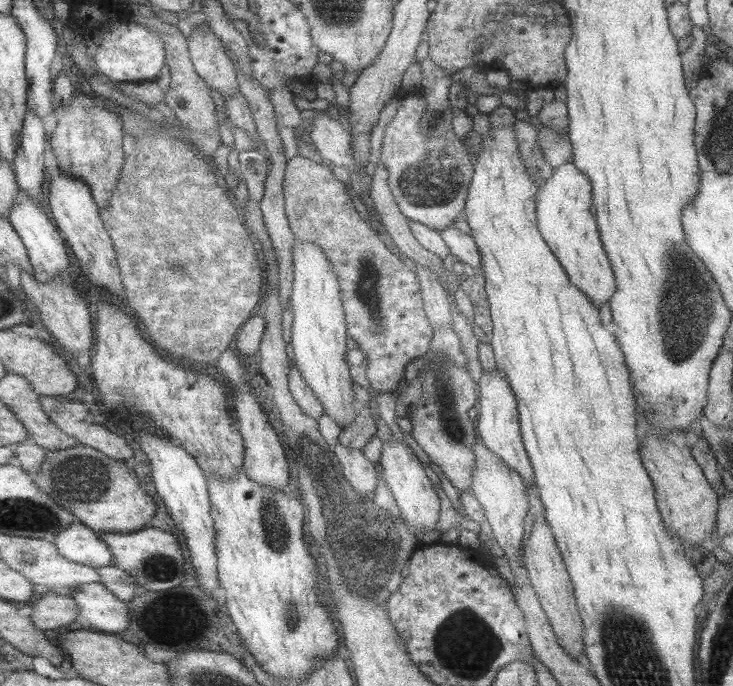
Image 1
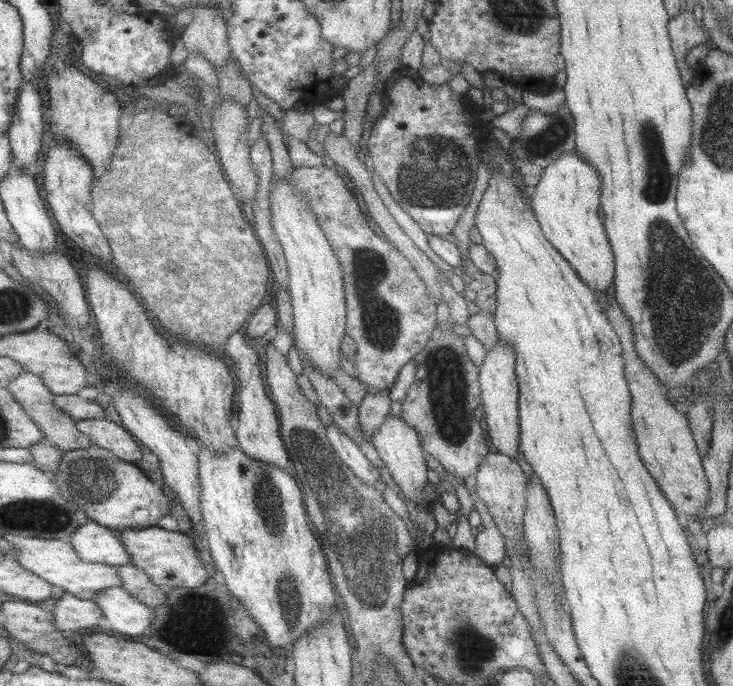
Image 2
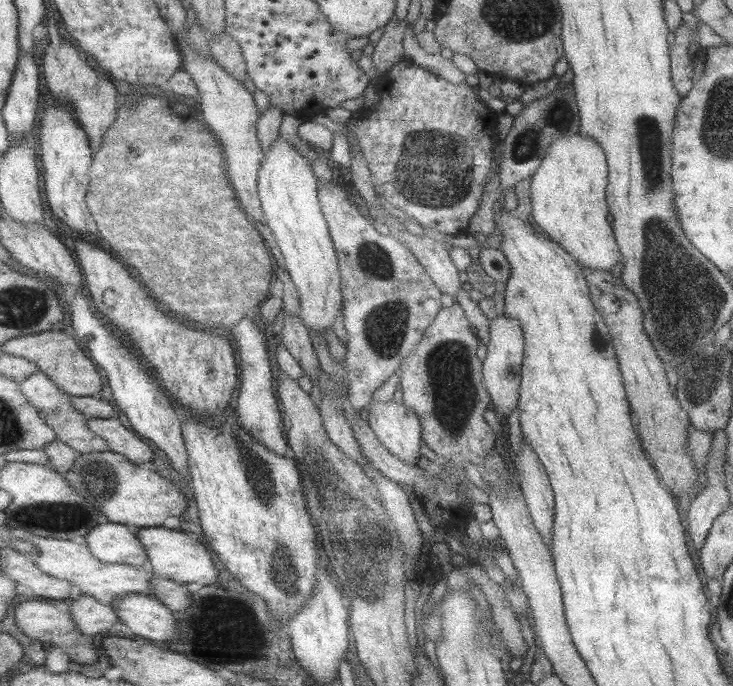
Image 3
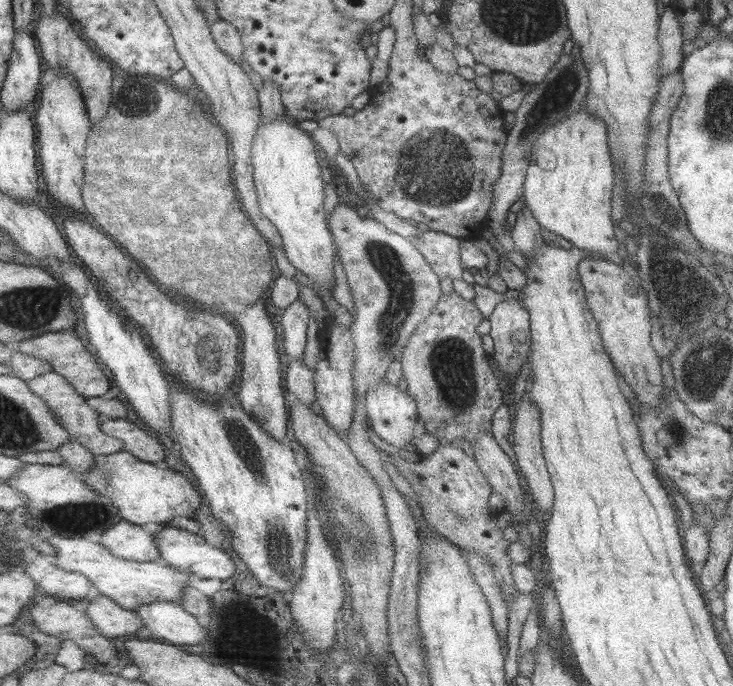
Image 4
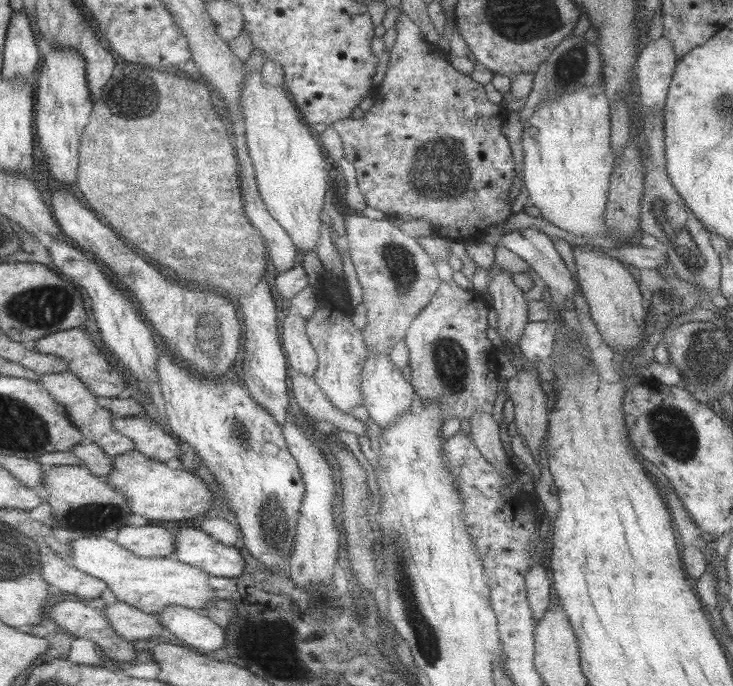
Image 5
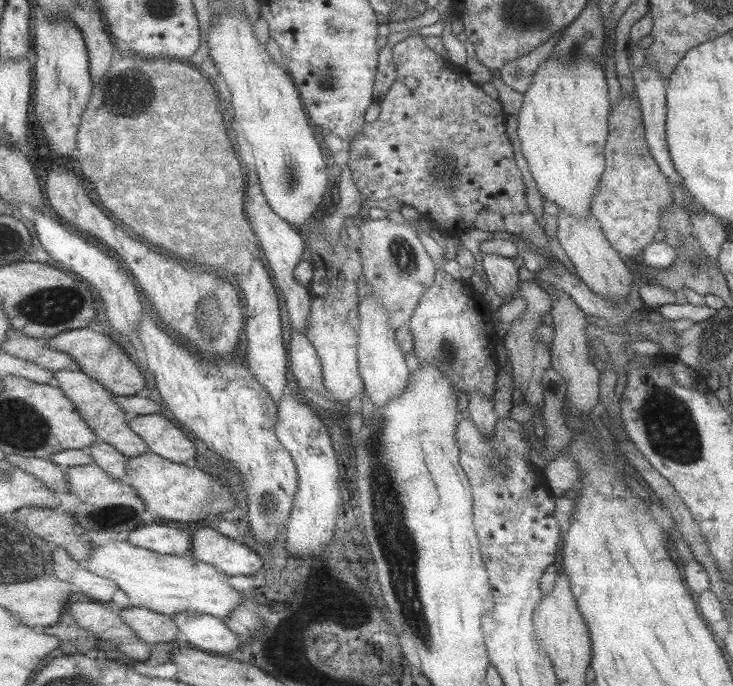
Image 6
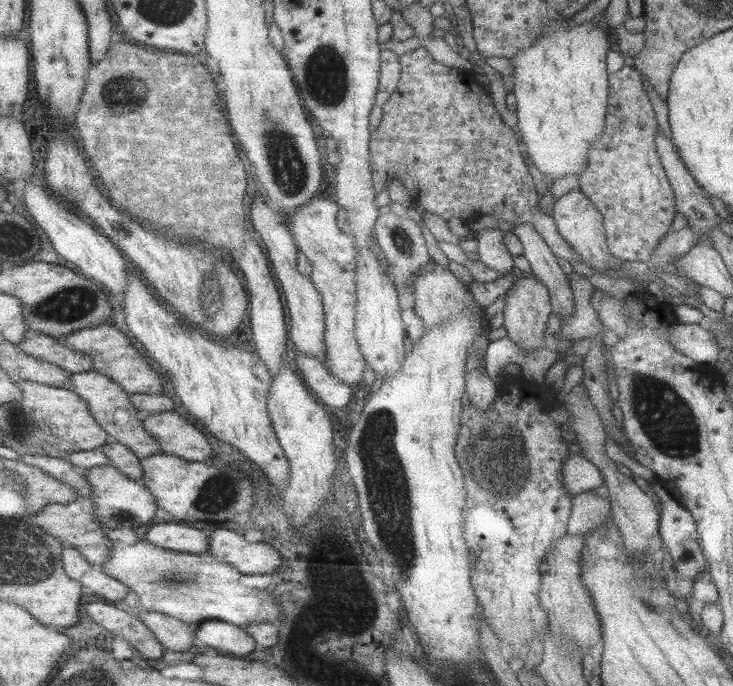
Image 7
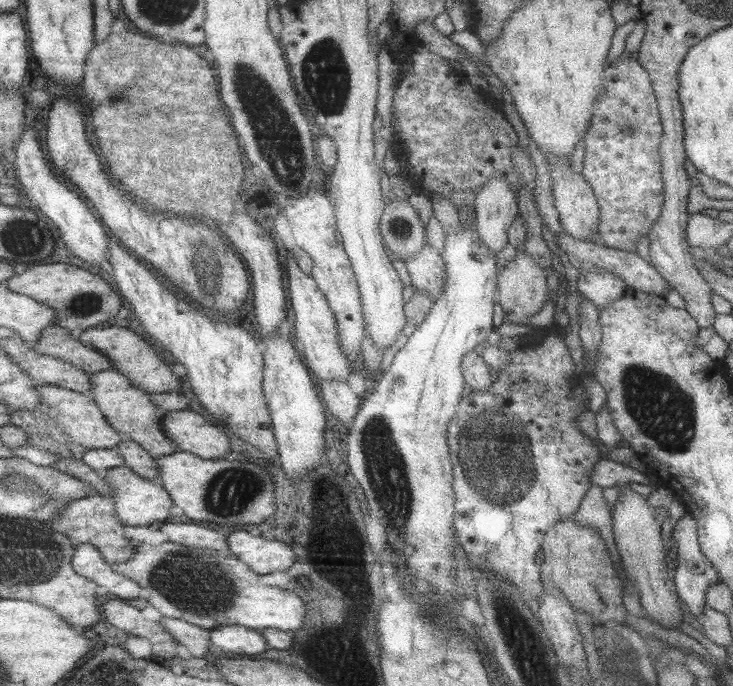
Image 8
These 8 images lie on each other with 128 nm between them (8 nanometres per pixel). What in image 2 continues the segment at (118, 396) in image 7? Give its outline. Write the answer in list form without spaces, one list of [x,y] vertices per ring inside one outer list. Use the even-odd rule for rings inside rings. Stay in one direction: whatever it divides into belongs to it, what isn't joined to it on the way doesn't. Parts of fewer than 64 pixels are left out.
[[[26,372],[8,385],[8,389],[26,407],[26,411],[31,414],[33,420],[36,420],[37,424],[44,430],[46,438],[52,442],[52,445],[63,448],[65,451],[80,450],[95,445],[94,439],[79,428],[79,422],[71,414],[67,414],[62,407],[58,407],[58,403],[56,403],[57,394],[48,387],[44,377],[34,372]]]

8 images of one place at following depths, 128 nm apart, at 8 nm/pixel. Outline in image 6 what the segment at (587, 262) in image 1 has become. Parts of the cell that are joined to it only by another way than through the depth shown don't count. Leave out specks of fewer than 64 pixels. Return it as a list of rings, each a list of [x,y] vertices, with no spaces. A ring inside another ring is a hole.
[[[548,57],[534,71],[531,84],[524,93],[522,109],[517,115],[517,134],[522,152],[542,199],[555,202],[576,219],[588,219],[592,213],[592,197],[606,167],[604,149],[610,130],[610,111],[608,84],[601,62],[584,59],[582,63],[564,65],[558,57]]]

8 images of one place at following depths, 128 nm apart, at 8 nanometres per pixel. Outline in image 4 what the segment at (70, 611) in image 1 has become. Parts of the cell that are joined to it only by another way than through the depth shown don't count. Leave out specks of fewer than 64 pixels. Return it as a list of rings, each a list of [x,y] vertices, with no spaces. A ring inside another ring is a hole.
[[[106,595],[83,604],[86,613],[94,619],[96,627],[109,637],[137,634],[146,628],[144,619],[136,609],[124,608],[118,601]]]

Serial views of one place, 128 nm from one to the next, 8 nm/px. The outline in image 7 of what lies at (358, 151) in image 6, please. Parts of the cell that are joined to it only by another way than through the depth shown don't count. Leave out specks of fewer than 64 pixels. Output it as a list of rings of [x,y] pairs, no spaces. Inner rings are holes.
[[[425,47],[402,55],[401,61],[402,83],[390,102],[382,107],[384,117],[372,134],[372,169],[376,191],[389,192],[392,180],[401,179],[414,201],[426,212],[439,214],[444,220],[456,216],[470,225],[481,216],[488,215],[496,220],[515,222],[516,225],[530,223],[557,257],[584,264],[576,249],[558,232],[554,217],[538,208],[539,194],[528,171],[528,159],[522,142],[514,130],[502,121],[489,90],[478,82],[475,72],[445,66],[435,61]]]

